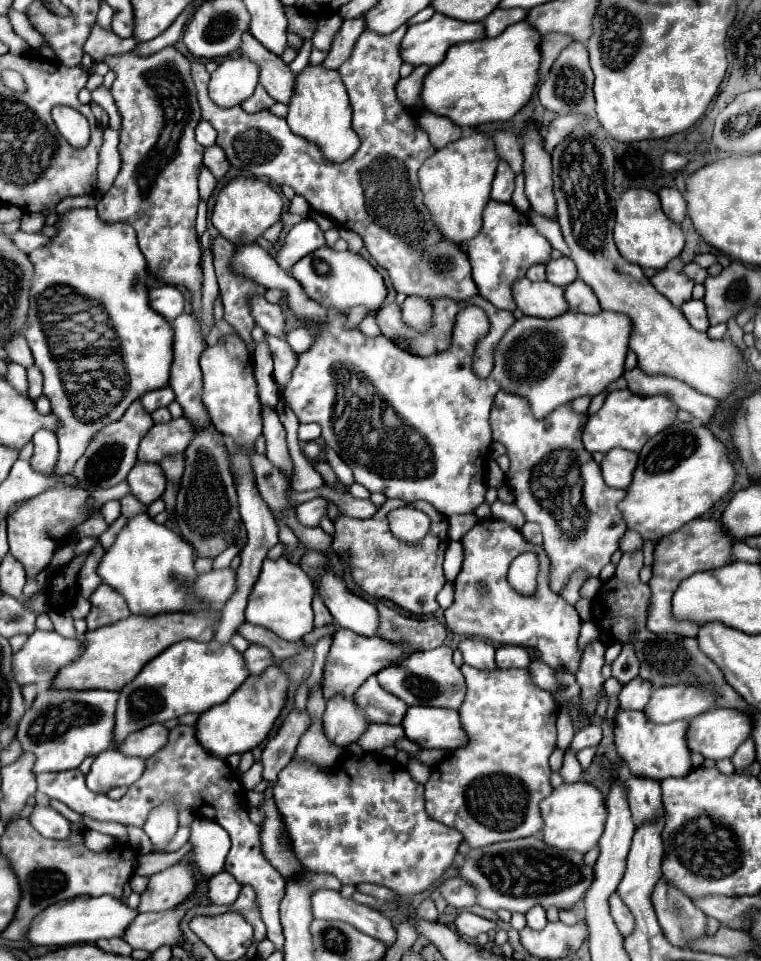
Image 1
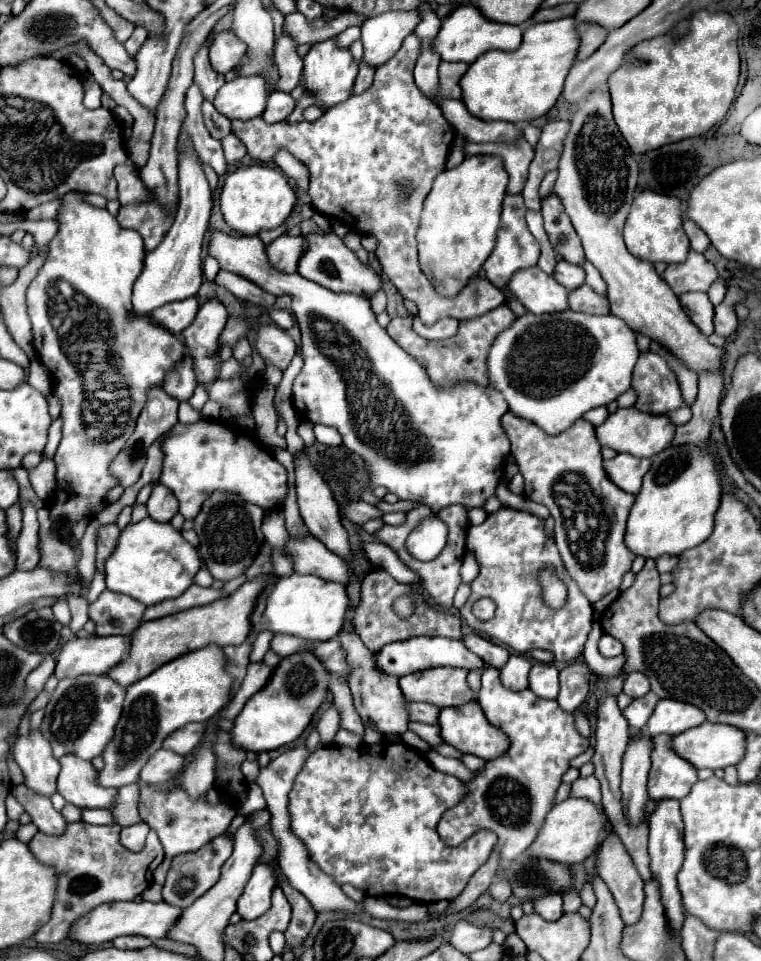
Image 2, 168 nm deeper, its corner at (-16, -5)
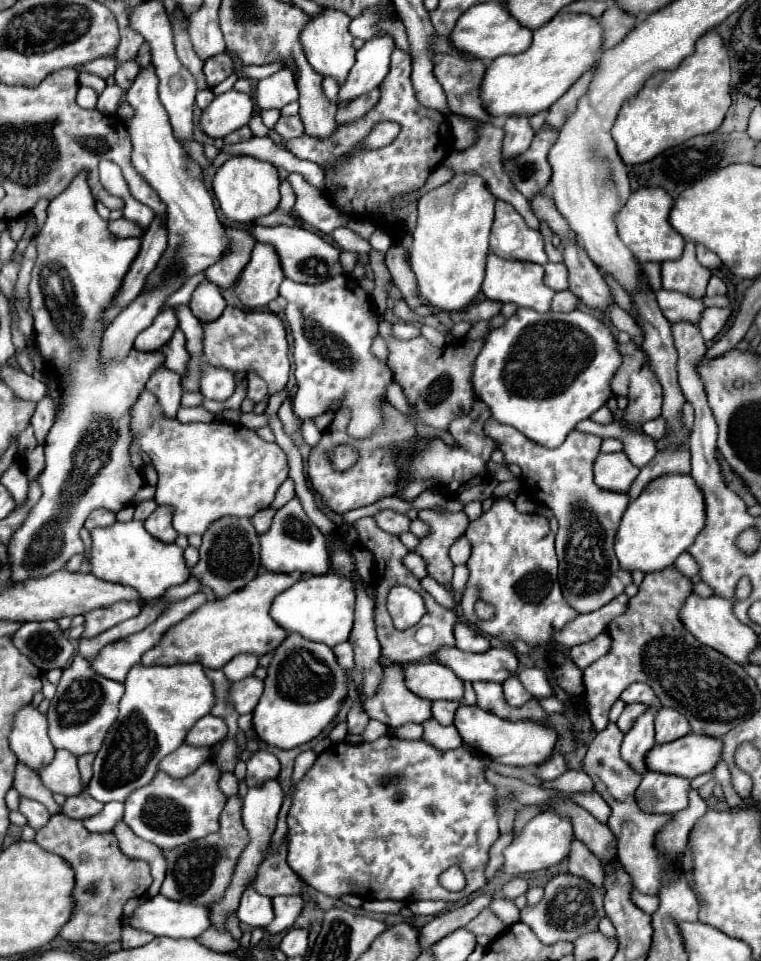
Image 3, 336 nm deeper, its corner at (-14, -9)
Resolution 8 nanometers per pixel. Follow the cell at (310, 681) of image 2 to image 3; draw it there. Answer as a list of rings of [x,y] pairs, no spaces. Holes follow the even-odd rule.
[[[290,633],[286,641],[274,651],[264,681],[264,693],[252,713],[256,737],[266,745],[292,749],[308,743],[334,719],[340,703],[346,697],[346,673],[336,663],[330,647],[308,641],[298,633]]]

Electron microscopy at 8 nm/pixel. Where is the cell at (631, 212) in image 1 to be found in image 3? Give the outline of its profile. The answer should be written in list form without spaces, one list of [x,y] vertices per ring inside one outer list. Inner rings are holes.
[[[646,187],[638,189],[630,195],[628,203],[622,207],[622,211],[616,215],[618,235],[624,241],[624,245],[634,253],[634,257],[640,263],[674,261],[682,255],[684,249],[684,237],[672,229],[668,215],[672,209],[672,197],[660,189],[660,187]]]

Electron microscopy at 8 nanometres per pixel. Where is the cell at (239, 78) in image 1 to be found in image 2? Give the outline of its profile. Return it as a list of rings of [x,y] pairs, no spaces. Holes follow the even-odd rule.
[[[260,75],[250,77],[236,77],[230,83],[224,83],[212,101],[218,113],[222,113],[226,119],[234,121],[248,121],[254,117],[260,117],[264,113],[268,99],[266,81]]]

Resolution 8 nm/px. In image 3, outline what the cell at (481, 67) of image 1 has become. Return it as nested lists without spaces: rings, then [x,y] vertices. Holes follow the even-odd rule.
[[[574,13],[554,15],[546,25],[542,25],[540,29],[534,31],[532,45],[524,53],[502,55],[488,65],[486,73],[482,75],[482,83],[480,83],[480,99],[482,99],[486,113],[494,115],[494,117],[500,117],[500,115],[532,117],[540,111],[550,109],[550,105],[556,99],[560,99],[574,85],[574,81],[596,63],[596,53],[600,51],[600,47],[602,47],[602,27],[598,25],[598,21],[594,17],[574,15]]]

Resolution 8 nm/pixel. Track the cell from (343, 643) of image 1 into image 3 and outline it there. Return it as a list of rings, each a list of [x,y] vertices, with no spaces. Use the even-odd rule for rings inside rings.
[[[450,647],[434,653],[434,659],[452,669],[458,679],[472,683],[474,681],[502,683],[506,677],[510,677],[510,673],[518,669],[518,659],[510,649],[490,649],[478,655]]]

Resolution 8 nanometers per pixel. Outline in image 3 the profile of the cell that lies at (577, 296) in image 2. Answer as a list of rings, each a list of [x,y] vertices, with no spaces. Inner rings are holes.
[[[560,291],[554,295],[552,299],[552,311],[562,311],[562,313],[570,313],[578,307],[578,297],[574,297],[574,293],[570,291]]]

